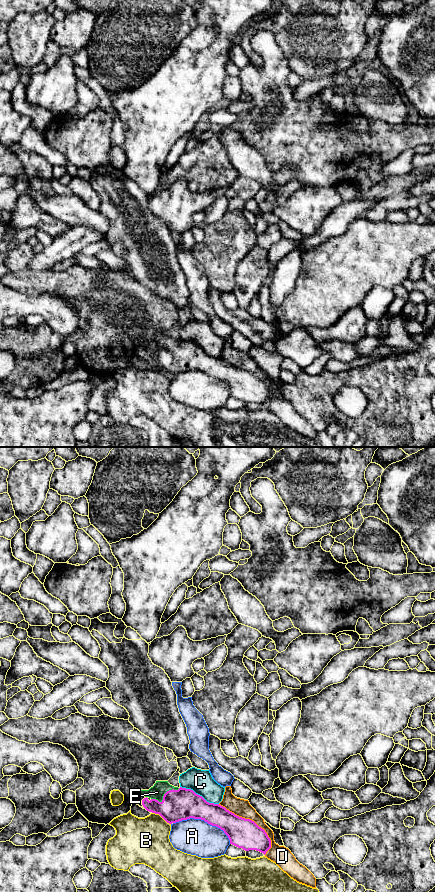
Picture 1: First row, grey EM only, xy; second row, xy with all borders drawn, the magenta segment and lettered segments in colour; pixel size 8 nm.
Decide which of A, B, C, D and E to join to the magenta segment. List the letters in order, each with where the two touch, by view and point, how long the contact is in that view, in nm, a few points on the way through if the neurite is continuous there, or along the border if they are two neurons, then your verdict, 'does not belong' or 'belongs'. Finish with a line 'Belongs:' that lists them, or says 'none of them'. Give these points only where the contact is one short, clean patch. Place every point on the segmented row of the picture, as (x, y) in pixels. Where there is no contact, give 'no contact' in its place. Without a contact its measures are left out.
A: contact xy (204, 820); length 500 nm; does not belong
B: contact xy (161, 816); length 180 nm; does not belong
C: contact xy (199, 795); length 340 nm; does not belong
D: contact xy (253, 821); length 550 nm; does not belong
E: contact xy (164, 795); length 240 nm; way xy (182, 804), (173, 804), (164, 795), (157, 792); belongs
Belongs: E

